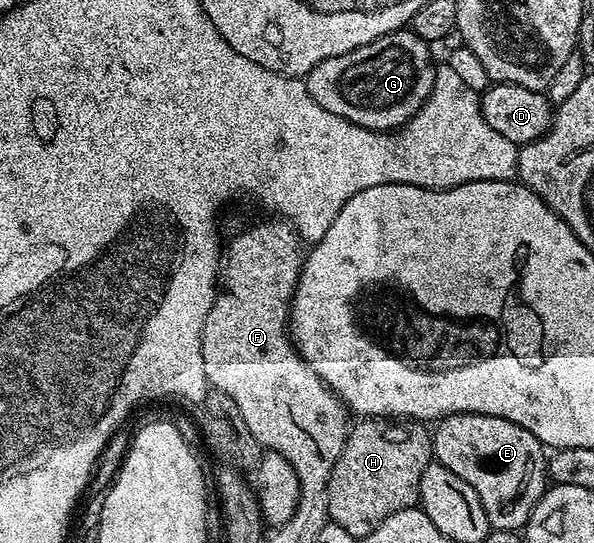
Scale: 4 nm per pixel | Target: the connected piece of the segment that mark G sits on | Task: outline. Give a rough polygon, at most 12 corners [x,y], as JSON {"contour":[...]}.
{"contour":[[397,29],[322,59],[306,84],[350,123],[403,129],[434,87],[429,42]]}

